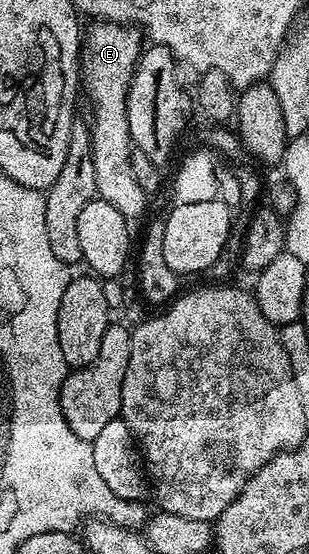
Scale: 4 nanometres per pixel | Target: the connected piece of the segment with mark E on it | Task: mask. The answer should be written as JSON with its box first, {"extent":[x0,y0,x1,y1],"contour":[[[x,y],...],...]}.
{"extent":[79,20,147,220],"contour":[[[100,20],[92,23],[93,27],[86,29],[83,34],[83,45],[79,55],[79,66],[83,71],[83,90],[93,97],[93,155],[95,156],[95,184],[99,197],[107,200],[107,204],[115,204],[119,212],[126,220],[134,220],[145,210],[147,196],[143,188],[135,180],[135,172],[131,168],[131,156],[134,152],[131,128],[127,124],[127,96],[129,85],[133,79],[133,73],[137,71],[137,63],[141,61],[143,45],[143,34],[138,27],[132,24],[120,22],[102,22]]]}

